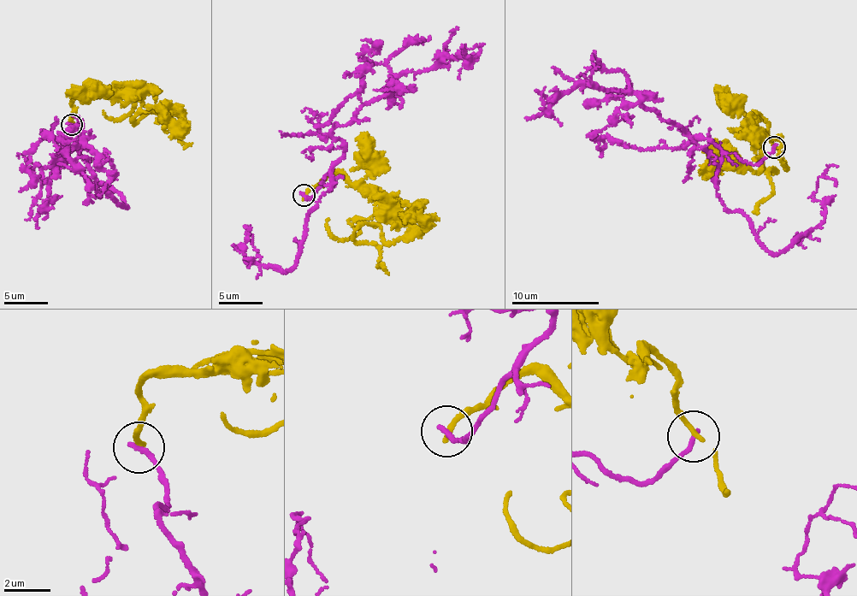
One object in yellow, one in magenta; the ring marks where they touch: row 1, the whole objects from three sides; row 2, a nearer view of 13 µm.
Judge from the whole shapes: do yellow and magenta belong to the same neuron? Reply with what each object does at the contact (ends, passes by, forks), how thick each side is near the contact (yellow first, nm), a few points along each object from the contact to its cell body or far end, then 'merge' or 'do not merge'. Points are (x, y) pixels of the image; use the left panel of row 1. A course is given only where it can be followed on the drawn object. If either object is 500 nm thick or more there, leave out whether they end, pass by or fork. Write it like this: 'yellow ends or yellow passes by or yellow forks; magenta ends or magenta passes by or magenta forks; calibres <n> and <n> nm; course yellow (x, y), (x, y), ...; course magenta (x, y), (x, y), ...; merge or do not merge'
yellow ends; magenta ends; calibres 240 and 240 nm; course yellow (71, 124), (78, 97), (99, 98), (121, 88), (141, 101), (141, 110), (171, 109), (165, 111), (171, 138); course magenta (71, 124), (99, 196), (103, 191), (125, 207), (121, 193), (63, 161), (56, 140), (78, 133); do not merge

